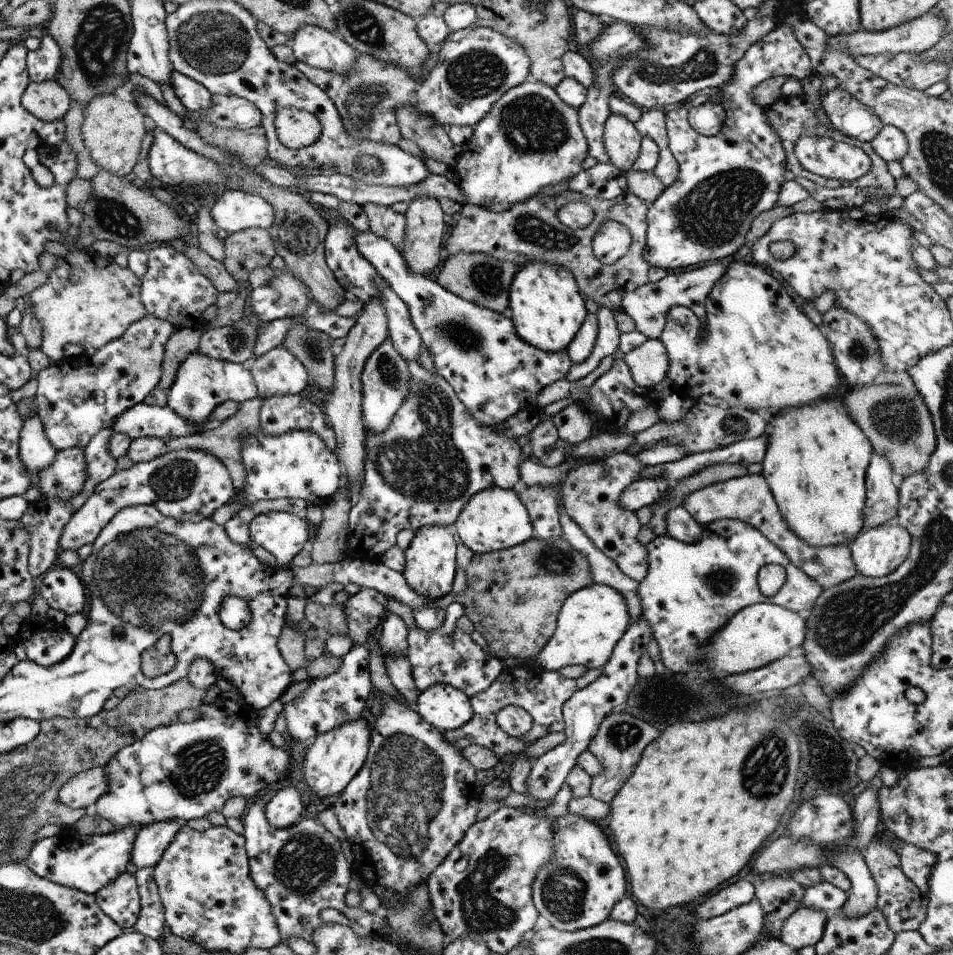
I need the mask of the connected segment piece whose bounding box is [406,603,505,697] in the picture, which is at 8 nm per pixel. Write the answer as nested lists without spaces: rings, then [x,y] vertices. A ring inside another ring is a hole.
[[[452,603],[445,610],[444,624],[436,630],[420,630],[417,626],[409,628],[407,659],[412,670],[416,688],[424,692],[434,684],[450,684],[462,690],[469,697],[476,696],[496,682],[499,672],[505,667],[503,661],[486,648],[480,648],[469,635],[469,631],[456,626],[456,620],[464,618],[461,604]]]

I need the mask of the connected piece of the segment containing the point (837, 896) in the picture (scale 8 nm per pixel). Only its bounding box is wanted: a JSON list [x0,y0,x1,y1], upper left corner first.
[801,881,848,915]

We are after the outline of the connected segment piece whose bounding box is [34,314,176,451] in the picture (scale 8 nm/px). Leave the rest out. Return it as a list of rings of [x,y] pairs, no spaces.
[[[146,314],[142,316],[142,320],[132,322],[122,336],[112,340],[106,346],[93,350],[90,354],[64,356],[62,360],[44,368],[36,378],[38,390],[34,396],[34,403],[37,405],[38,416],[42,420],[42,426],[50,444],[58,451],[76,447],[82,447],[84,450],[90,440],[100,430],[106,429],[114,418],[120,416],[128,408],[144,403],[144,399],[162,378],[161,366],[164,360],[164,350],[166,350],[165,344],[175,329],[172,323]]]

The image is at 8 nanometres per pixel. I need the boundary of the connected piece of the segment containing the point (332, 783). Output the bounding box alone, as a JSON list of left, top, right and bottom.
[304,714,372,804]

